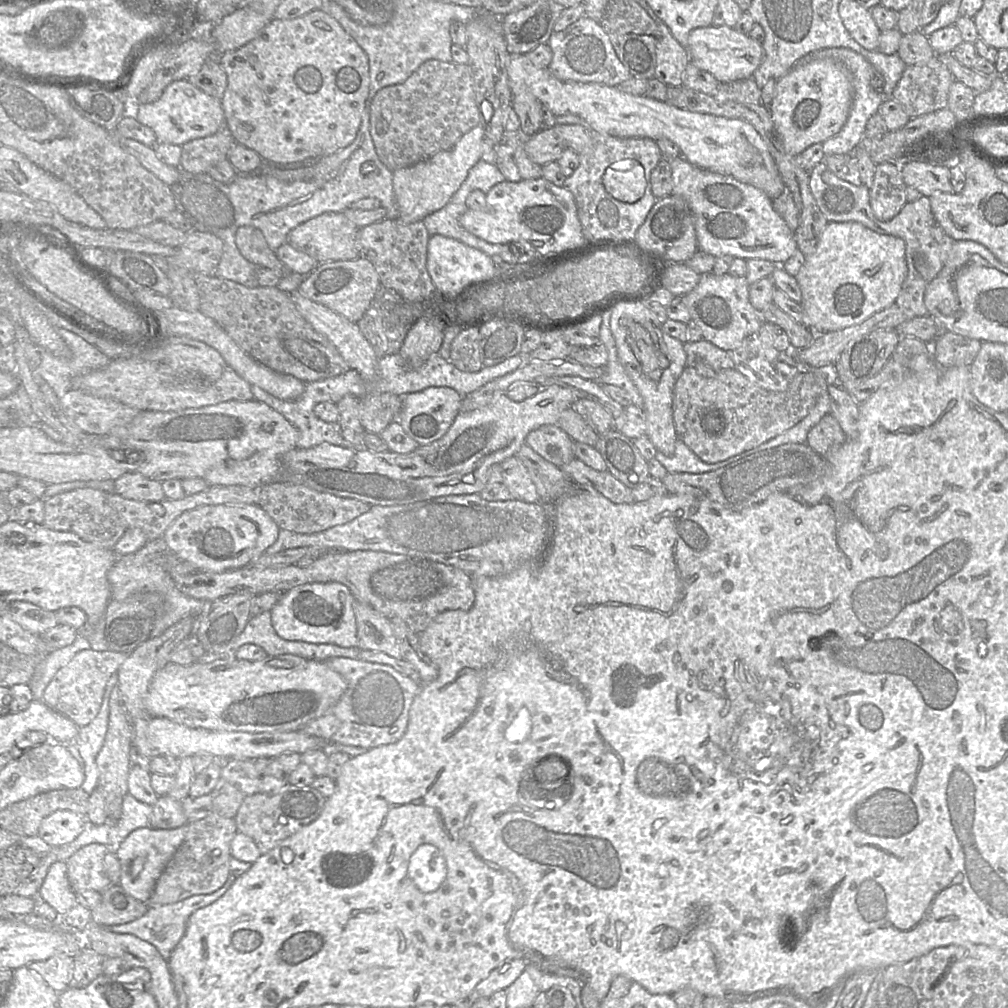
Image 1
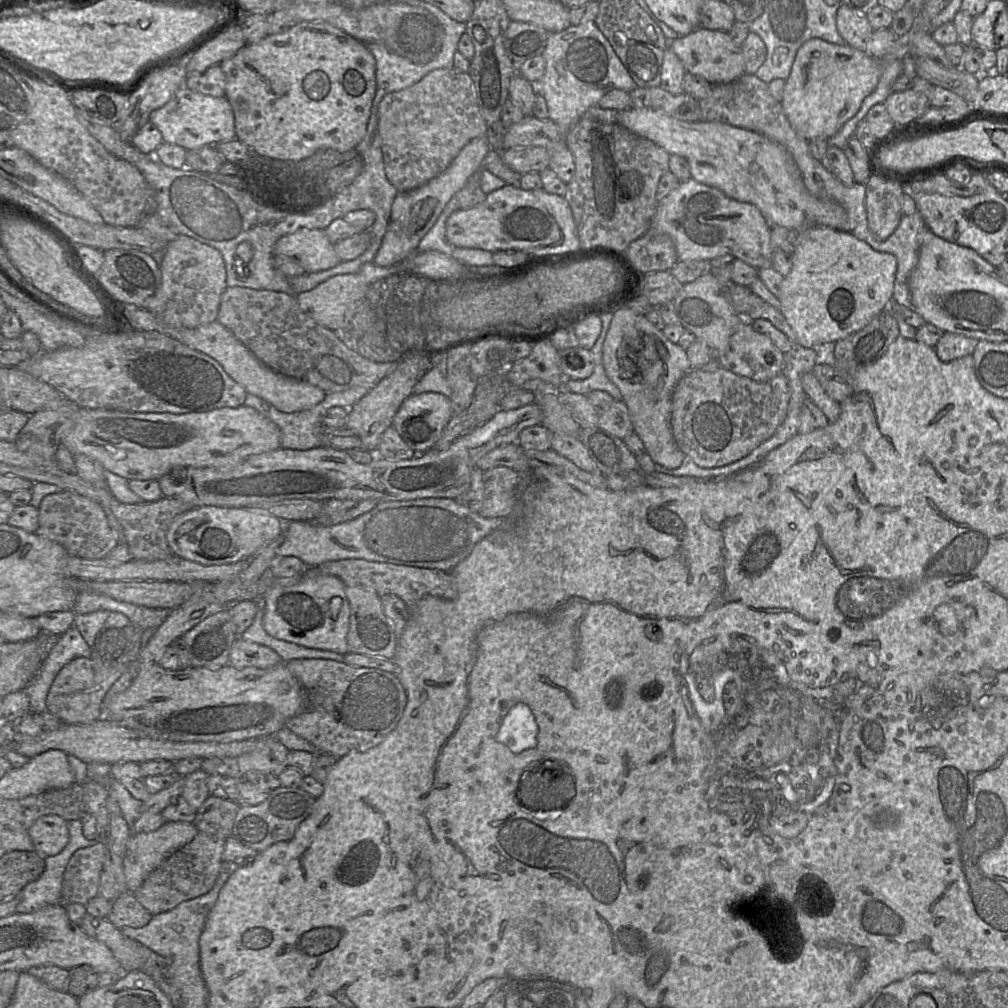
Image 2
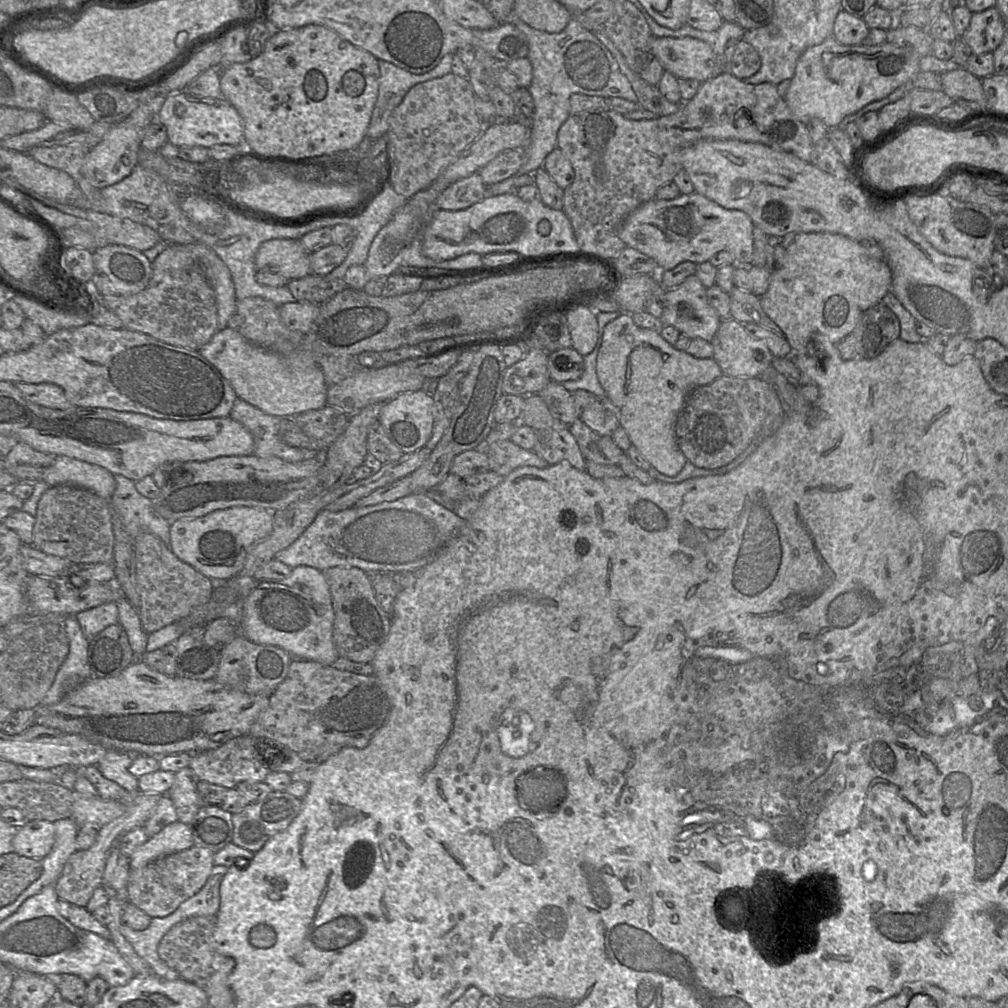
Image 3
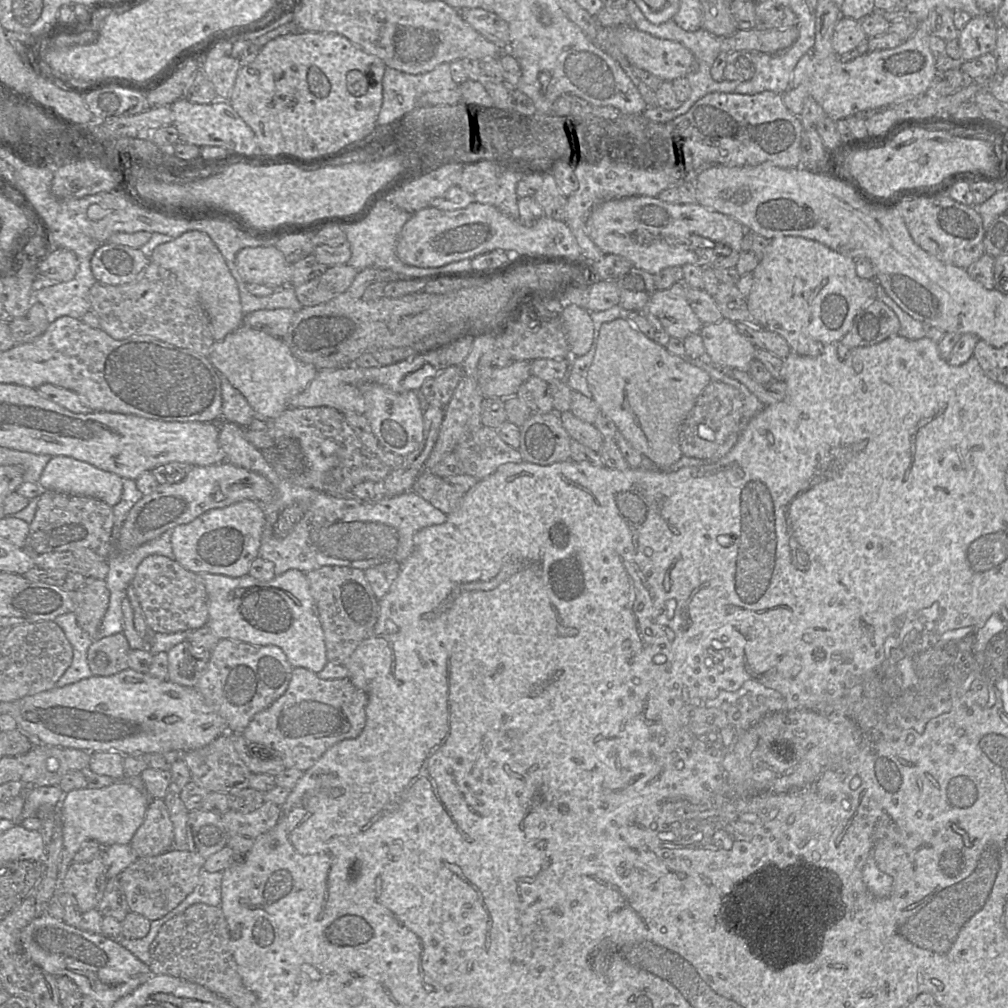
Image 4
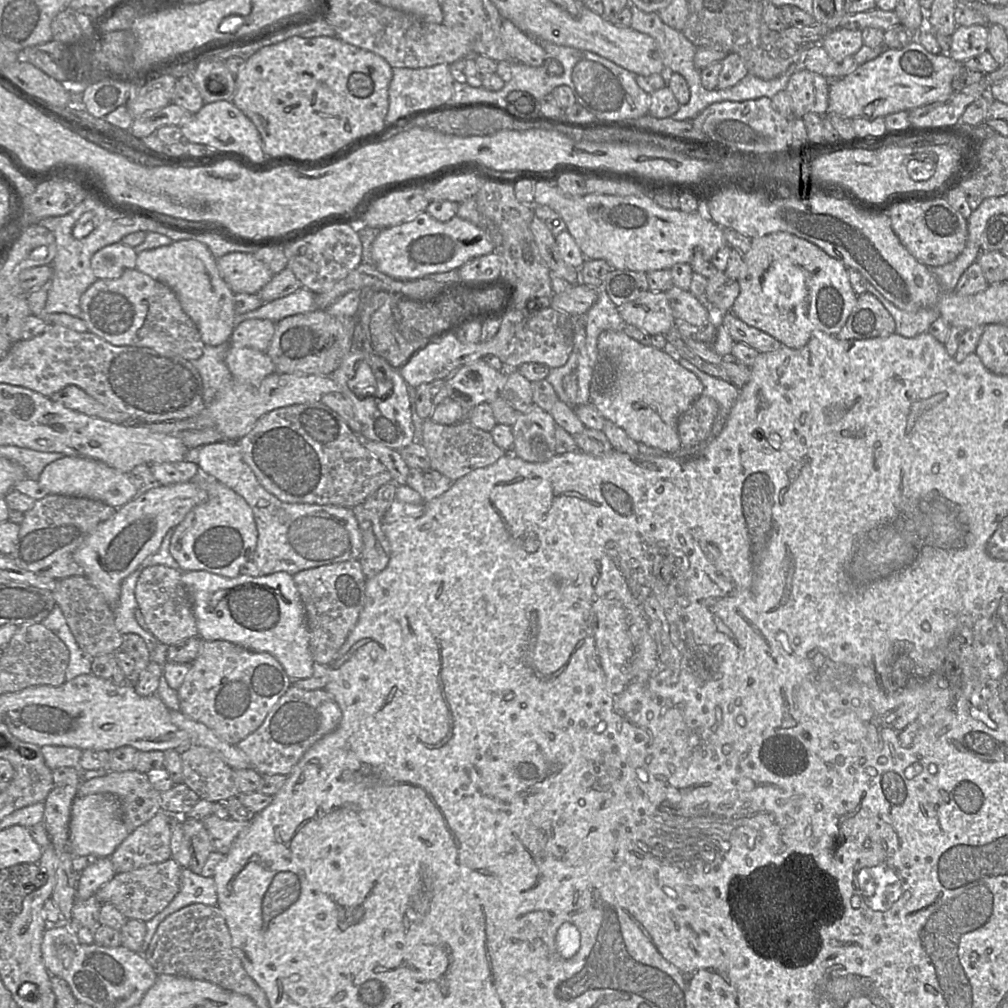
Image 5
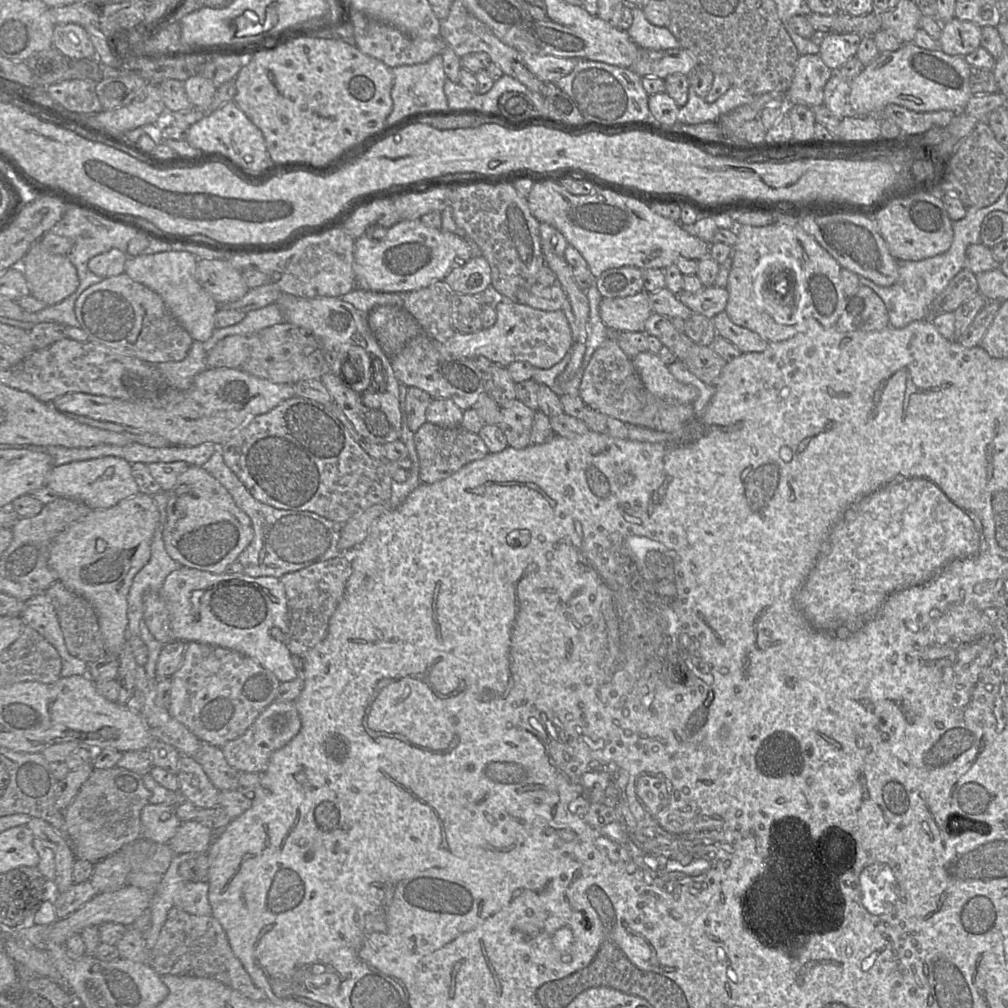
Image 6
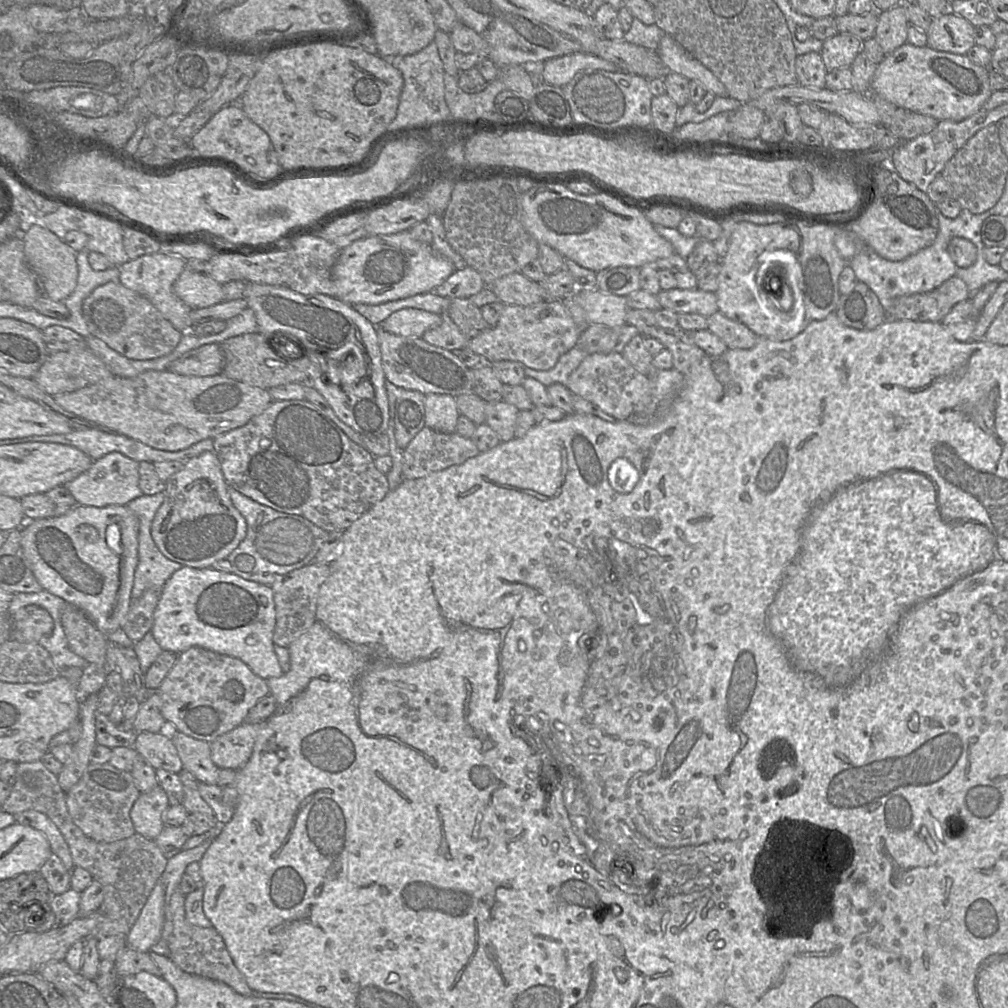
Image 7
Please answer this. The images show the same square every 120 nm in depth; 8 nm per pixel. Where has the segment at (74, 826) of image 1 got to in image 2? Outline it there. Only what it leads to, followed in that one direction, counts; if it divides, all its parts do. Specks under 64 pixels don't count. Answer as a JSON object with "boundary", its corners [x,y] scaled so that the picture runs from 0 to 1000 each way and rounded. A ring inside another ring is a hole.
{"boundary":[[[58,809],[38,812],[27,823],[34,841],[43,852],[60,846],[68,834],[66,814]]]}

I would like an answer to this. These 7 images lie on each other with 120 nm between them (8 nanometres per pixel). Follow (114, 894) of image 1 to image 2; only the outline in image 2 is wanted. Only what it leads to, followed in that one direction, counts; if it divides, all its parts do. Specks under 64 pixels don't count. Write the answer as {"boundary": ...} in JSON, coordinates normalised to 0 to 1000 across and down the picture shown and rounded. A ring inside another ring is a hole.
{"boundary":[[[129,885],[117,888],[111,894],[111,902],[106,910],[108,915],[117,922],[124,919],[141,921],[149,915],[150,911],[148,904]]]}

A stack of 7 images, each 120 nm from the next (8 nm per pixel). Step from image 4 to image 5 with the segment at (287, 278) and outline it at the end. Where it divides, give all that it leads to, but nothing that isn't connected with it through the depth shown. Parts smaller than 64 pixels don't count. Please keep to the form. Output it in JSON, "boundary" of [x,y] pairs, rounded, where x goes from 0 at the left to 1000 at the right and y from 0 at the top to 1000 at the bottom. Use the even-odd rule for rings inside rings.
{"boundary":[[[229,250],[215,256],[217,271],[232,292],[255,292],[271,275],[251,251]]]}

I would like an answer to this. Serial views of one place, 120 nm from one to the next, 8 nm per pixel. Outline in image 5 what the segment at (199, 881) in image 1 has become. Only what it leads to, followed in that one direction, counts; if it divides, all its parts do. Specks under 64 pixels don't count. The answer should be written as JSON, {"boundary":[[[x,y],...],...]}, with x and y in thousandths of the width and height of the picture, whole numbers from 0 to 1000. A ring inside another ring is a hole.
{"boundary":[[[169,851],[161,856],[115,867],[94,889],[100,897],[112,897],[126,912],[136,912],[145,916],[161,905],[176,888],[180,864],[181,860]]]}

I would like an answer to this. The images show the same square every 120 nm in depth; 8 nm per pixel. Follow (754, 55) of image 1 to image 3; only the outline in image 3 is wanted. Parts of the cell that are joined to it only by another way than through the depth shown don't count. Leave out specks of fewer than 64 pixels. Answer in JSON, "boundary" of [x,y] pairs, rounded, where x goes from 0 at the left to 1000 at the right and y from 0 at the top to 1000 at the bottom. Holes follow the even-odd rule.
{"boundary":[[[649,36],[645,48],[659,69],[672,77],[684,77],[696,82],[719,68],[719,64],[712,63],[706,48],[690,38]]]}

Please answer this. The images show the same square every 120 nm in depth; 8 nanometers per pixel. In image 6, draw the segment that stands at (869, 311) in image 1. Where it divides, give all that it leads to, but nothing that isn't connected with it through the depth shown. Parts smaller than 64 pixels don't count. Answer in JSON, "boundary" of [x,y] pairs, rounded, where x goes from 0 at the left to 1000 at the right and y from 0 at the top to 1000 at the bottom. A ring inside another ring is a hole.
{"boundary":[[[767,221],[755,225],[736,223],[730,228],[732,236],[725,253],[726,265],[719,285],[723,296],[718,308],[727,320],[751,330],[762,340],[786,335],[799,325],[804,314],[818,325],[828,323],[839,301],[835,265],[807,234],[801,232],[793,222]],[[784,285],[785,301],[781,302],[774,293],[777,287],[781,291]]]}

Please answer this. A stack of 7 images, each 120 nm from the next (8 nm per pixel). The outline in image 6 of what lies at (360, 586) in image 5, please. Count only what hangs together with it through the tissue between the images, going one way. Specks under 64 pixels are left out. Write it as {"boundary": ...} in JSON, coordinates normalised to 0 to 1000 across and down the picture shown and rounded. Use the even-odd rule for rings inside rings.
{"boundary":[[[341,549],[278,572],[284,588],[287,622],[281,637],[289,649],[301,653],[306,645],[323,632],[326,615],[340,593],[348,568],[347,552]]]}

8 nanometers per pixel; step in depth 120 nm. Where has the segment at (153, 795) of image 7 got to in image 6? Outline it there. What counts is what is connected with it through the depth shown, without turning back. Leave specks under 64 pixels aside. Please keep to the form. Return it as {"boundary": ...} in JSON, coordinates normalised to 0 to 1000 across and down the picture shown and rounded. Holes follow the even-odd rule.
{"boundary":[[[150,797],[143,800],[139,809],[140,830],[155,836],[166,837],[181,816],[176,810],[175,801]]]}

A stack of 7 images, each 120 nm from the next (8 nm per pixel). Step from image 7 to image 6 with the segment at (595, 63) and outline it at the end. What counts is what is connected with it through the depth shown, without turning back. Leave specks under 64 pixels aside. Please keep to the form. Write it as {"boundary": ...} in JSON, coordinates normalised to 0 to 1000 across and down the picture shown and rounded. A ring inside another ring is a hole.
{"boundary":[[[517,53],[523,67],[534,77],[552,82],[558,76],[566,72],[573,59],[558,58],[549,55],[533,55]]]}

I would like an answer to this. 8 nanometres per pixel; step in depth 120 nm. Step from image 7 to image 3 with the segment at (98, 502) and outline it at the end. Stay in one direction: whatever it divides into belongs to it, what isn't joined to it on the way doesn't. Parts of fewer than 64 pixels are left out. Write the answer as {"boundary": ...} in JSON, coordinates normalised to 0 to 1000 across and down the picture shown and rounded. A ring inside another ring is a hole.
{"boundary":[[[57,452],[53,459],[44,465],[42,477],[51,483],[73,481],[84,484],[106,497],[115,483],[113,471],[106,465],[65,452]]]}

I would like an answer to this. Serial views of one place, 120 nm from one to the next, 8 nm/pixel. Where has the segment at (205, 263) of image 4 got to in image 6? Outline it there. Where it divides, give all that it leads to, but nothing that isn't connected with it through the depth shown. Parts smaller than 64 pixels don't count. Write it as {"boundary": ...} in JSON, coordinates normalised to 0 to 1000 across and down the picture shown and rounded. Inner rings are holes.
{"boundary":[[[186,249],[138,253],[126,257],[123,271],[131,278],[155,290],[192,338],[203,339],[214,326],[212,316],[217,302],[193,276],[195,259],[196,257]]]}

